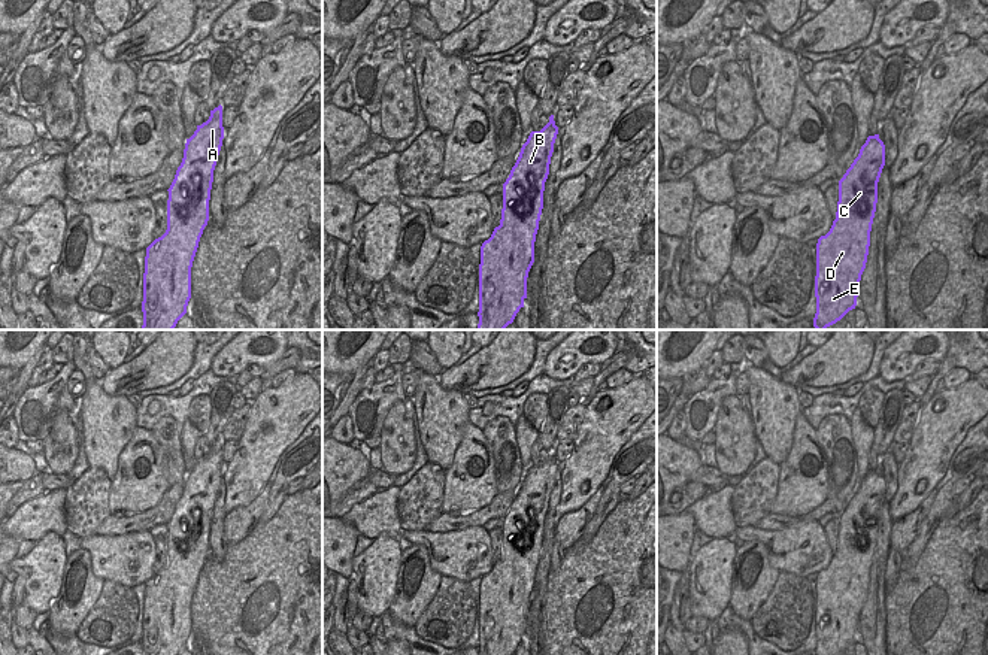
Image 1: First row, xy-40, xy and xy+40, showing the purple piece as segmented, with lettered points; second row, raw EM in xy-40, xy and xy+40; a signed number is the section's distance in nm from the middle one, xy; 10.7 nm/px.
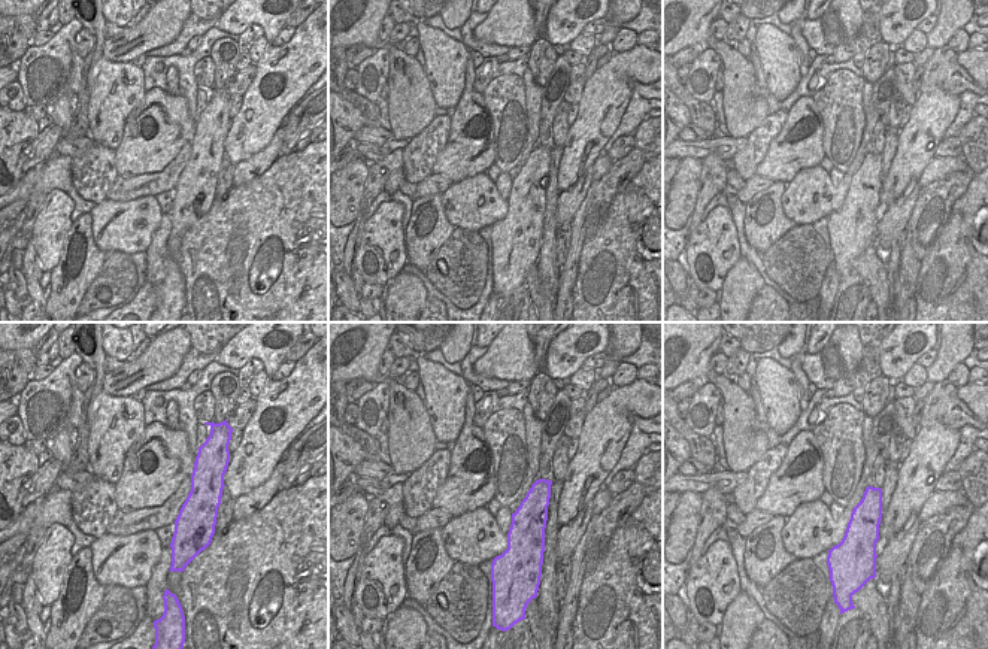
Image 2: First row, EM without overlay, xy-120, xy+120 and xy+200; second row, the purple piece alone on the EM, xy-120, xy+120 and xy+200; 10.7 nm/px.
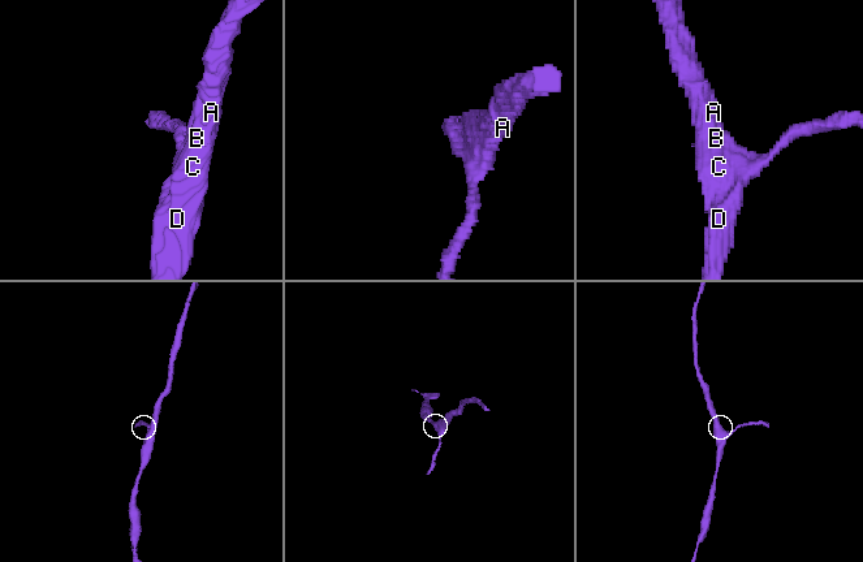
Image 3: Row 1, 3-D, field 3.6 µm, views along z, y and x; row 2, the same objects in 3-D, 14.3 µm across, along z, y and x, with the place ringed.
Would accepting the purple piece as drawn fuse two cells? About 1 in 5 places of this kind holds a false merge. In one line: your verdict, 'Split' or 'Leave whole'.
Leave whole.

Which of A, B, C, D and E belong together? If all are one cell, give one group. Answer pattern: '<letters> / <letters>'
A B C D E

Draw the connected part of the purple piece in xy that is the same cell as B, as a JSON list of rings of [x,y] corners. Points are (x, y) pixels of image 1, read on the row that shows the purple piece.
[[[551,115],[540,131],[530,133],[503,184],[500,225],[481,246],[478,330],[504,330],[524,307],[557,134]]]

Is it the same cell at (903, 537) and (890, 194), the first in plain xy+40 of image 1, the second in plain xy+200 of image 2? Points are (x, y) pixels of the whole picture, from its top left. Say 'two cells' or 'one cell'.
two cells

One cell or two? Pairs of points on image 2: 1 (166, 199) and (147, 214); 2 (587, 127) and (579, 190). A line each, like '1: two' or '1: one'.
1: two
2: two

